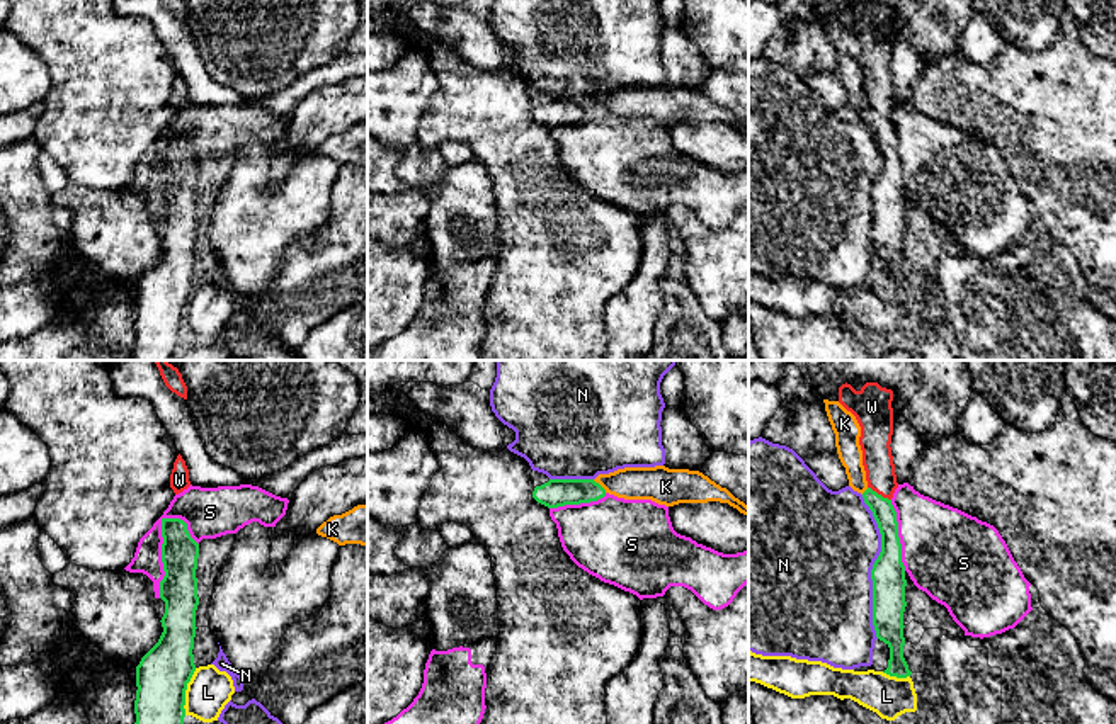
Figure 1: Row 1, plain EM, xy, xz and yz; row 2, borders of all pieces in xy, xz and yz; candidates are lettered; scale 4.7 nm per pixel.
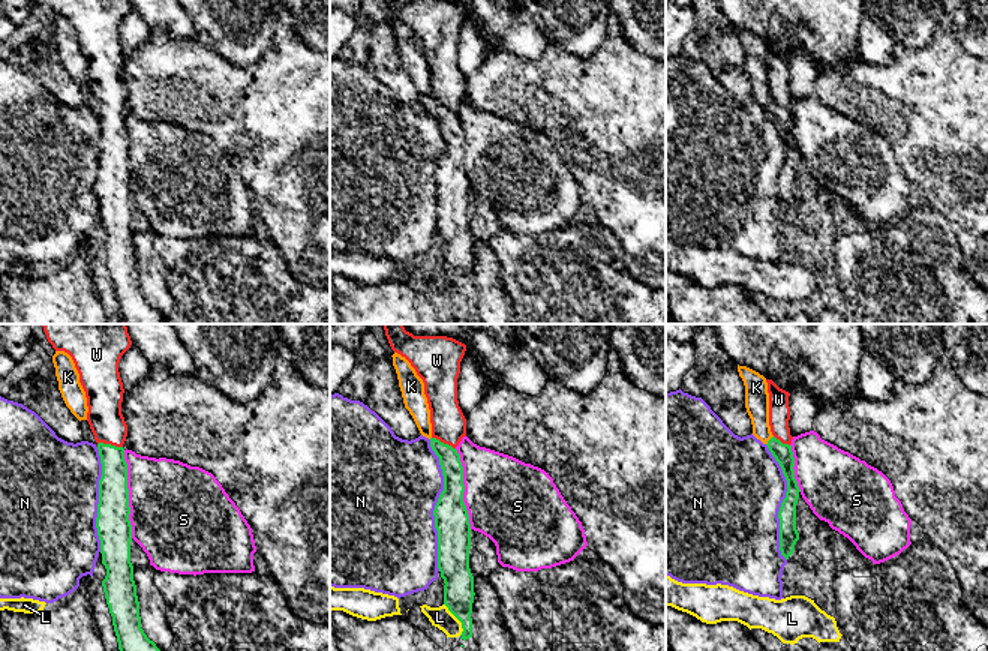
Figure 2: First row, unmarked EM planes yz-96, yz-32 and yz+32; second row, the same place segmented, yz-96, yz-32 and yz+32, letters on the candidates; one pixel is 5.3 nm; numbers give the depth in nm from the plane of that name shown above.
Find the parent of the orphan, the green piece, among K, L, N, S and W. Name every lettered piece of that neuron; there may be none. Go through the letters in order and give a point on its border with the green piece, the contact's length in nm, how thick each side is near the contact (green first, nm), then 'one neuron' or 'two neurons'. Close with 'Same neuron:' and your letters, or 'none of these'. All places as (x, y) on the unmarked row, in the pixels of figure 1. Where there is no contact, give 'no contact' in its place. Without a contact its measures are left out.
K: xz (599, 104) | 90 nm | 130/160 nm | two neurons
L: xy (184, 311) | 240 nm | 260/200 nm | two neurons
N: yz (873, 186) | 700 nm | 160/500 nm | two neurons
S: xy (162, 170) | 400 nm | 180/180 nm | two neurons
W: yz (880, 114) | 130 nm | 110/140 nm | one neuron
Same neuron: W

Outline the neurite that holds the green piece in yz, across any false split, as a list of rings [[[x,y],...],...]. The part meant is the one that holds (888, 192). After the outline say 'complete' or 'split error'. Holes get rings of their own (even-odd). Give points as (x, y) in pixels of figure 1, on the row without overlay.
[[[866,2],[859,10],[851,3],[839,7],[839,22],[851,31],[859,46],[859,65],[866,90],[868,109],[864,122],[873,131],[881,153],[881,172],[873,184],[873,245],[876,257],[890,267],[890,296],[907,297],[912,294],[903,277],[903,231],[905,221],[905,185],[902,182],[902,163],[898,156],[897,131],[891,124],[898,107],[891,75],[893,54],[893,10],[878,2]]]; split error

